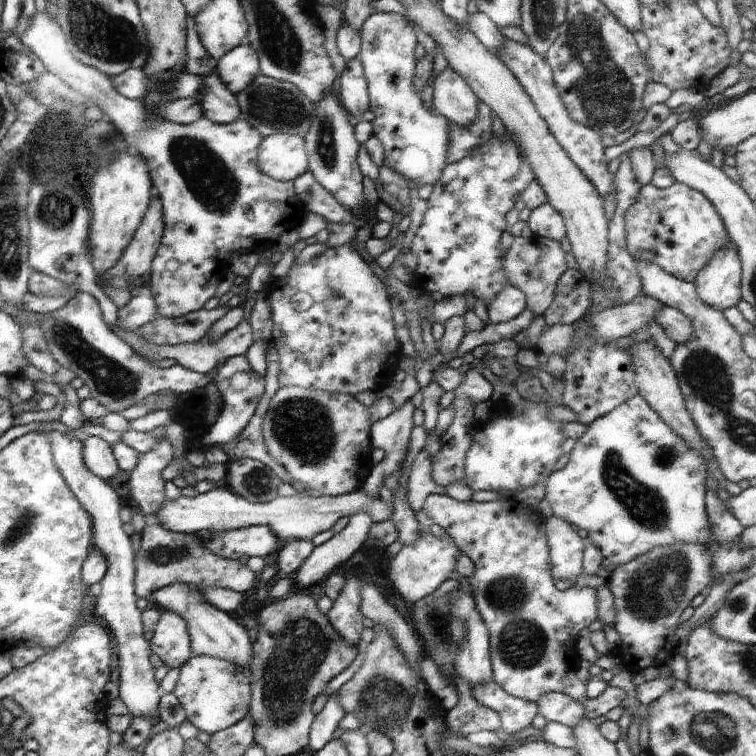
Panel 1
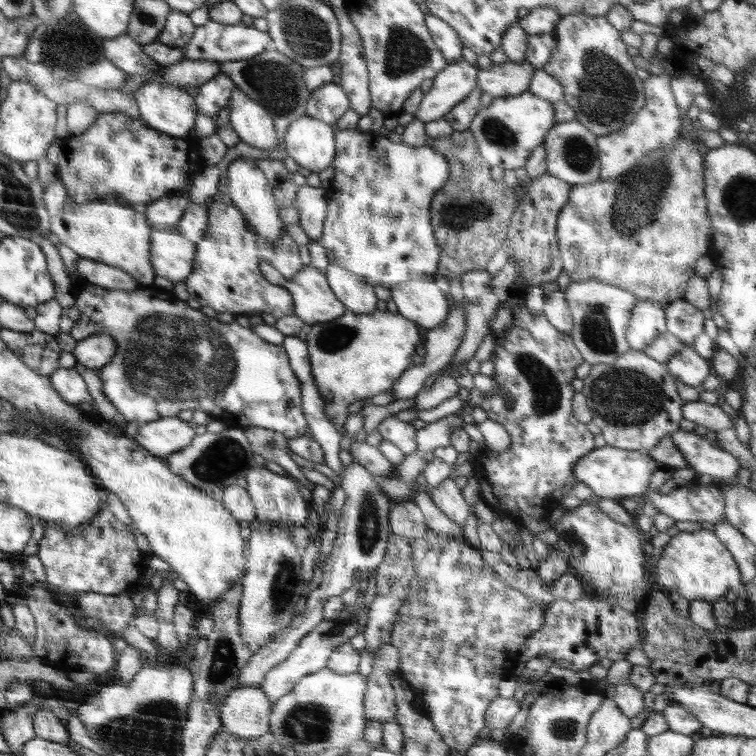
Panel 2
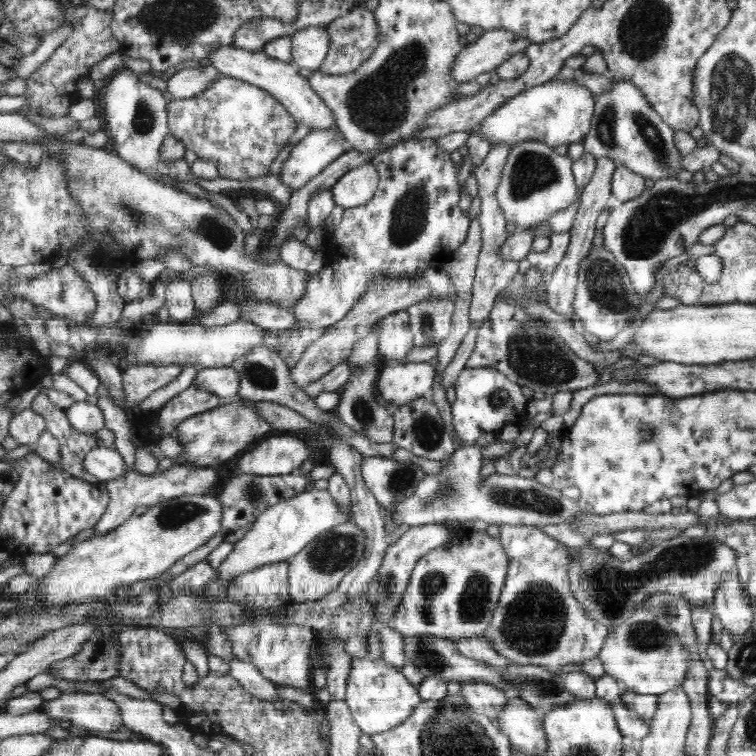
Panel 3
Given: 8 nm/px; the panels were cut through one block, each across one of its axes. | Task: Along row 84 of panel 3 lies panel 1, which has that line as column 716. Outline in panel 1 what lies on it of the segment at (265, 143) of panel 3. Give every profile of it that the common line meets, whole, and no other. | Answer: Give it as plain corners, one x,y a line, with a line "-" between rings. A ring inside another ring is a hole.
675,183
662,189
650,184
641,186
636,200
624,212
624,242
628,254
634,260
644,258
685,282
694,283
708,260
720,248
728,246
728,240
724,222
712,202
686,184

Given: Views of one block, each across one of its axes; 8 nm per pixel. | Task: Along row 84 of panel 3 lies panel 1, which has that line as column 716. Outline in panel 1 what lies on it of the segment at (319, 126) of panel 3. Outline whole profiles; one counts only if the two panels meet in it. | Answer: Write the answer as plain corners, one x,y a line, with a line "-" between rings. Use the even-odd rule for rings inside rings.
734,242
720,248
698,272
694,284
700,300
711,308
724,311
736,307
742,299
741,263

